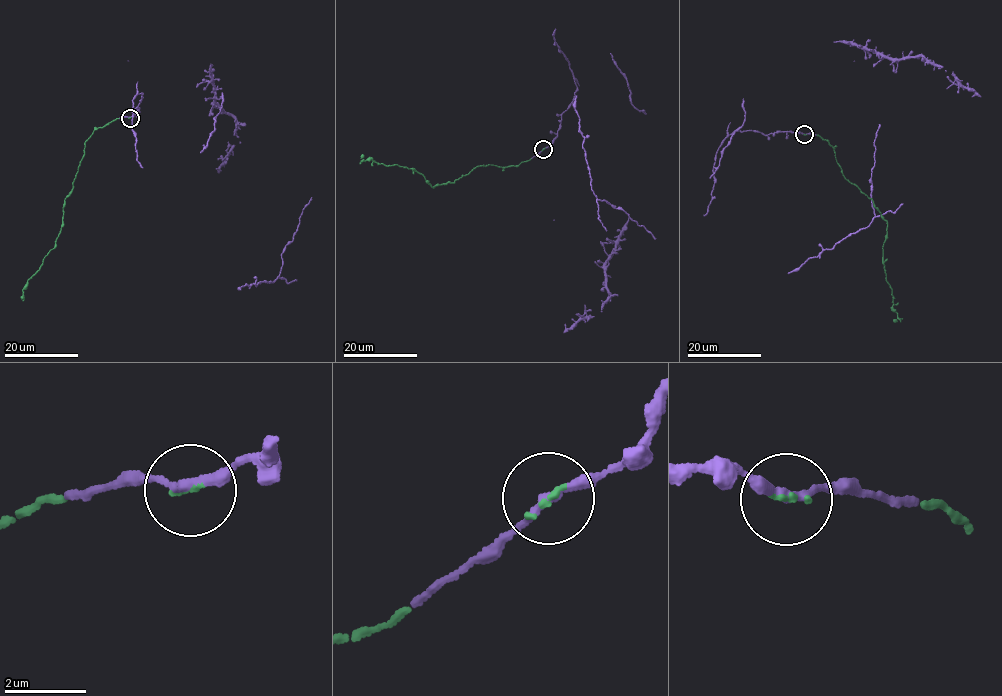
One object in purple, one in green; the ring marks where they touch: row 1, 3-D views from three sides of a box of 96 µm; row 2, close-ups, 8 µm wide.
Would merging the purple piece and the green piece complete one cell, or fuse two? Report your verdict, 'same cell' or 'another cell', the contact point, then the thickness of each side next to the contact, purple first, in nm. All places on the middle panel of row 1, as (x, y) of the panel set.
same cell | (543, 149) | 200/90 nm

